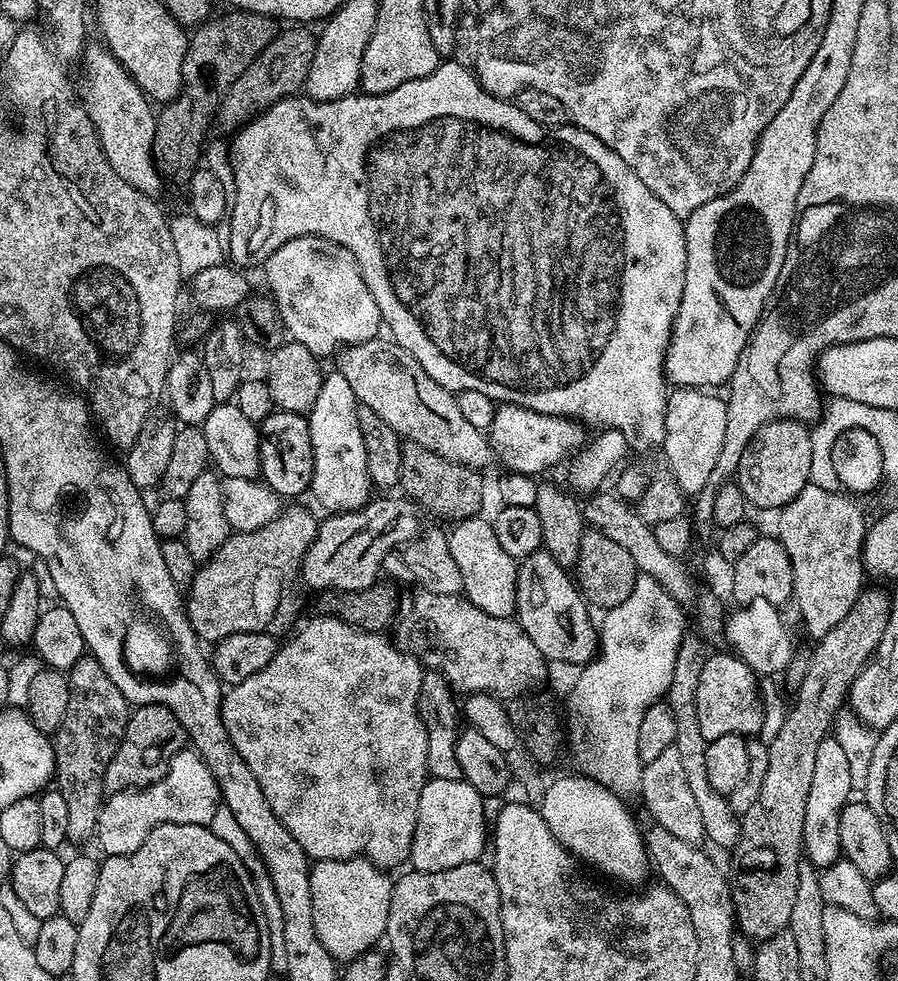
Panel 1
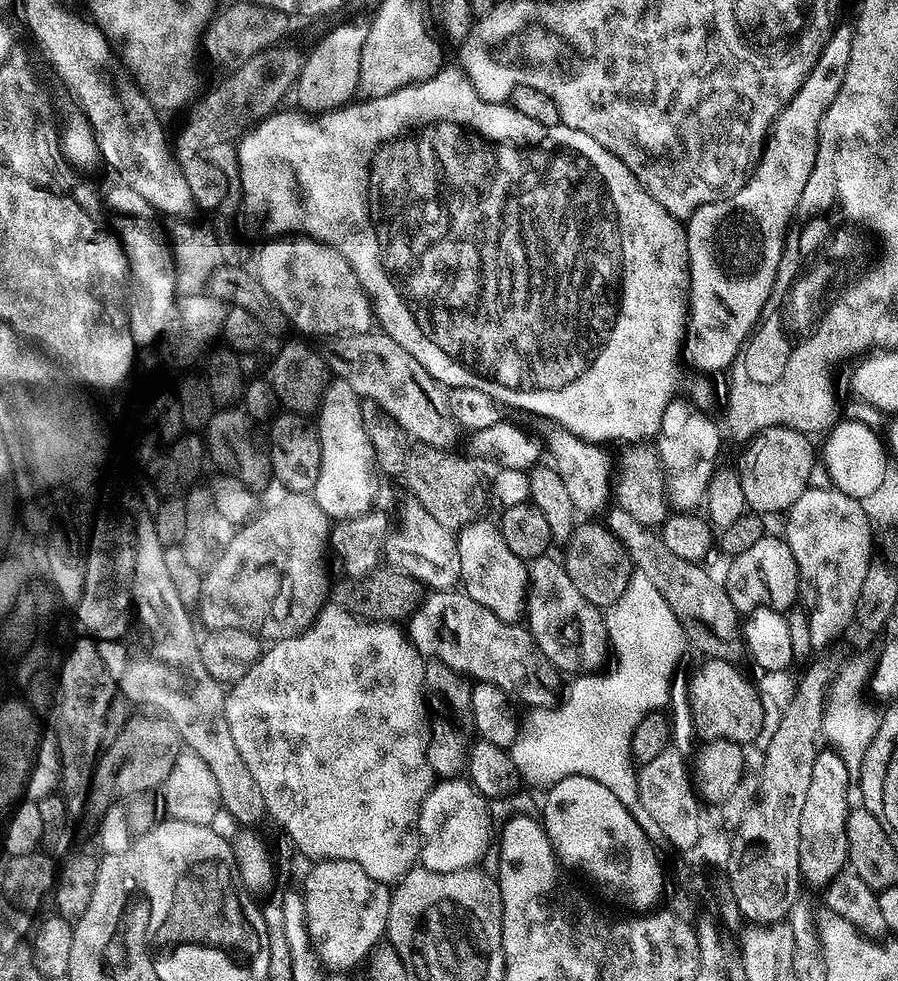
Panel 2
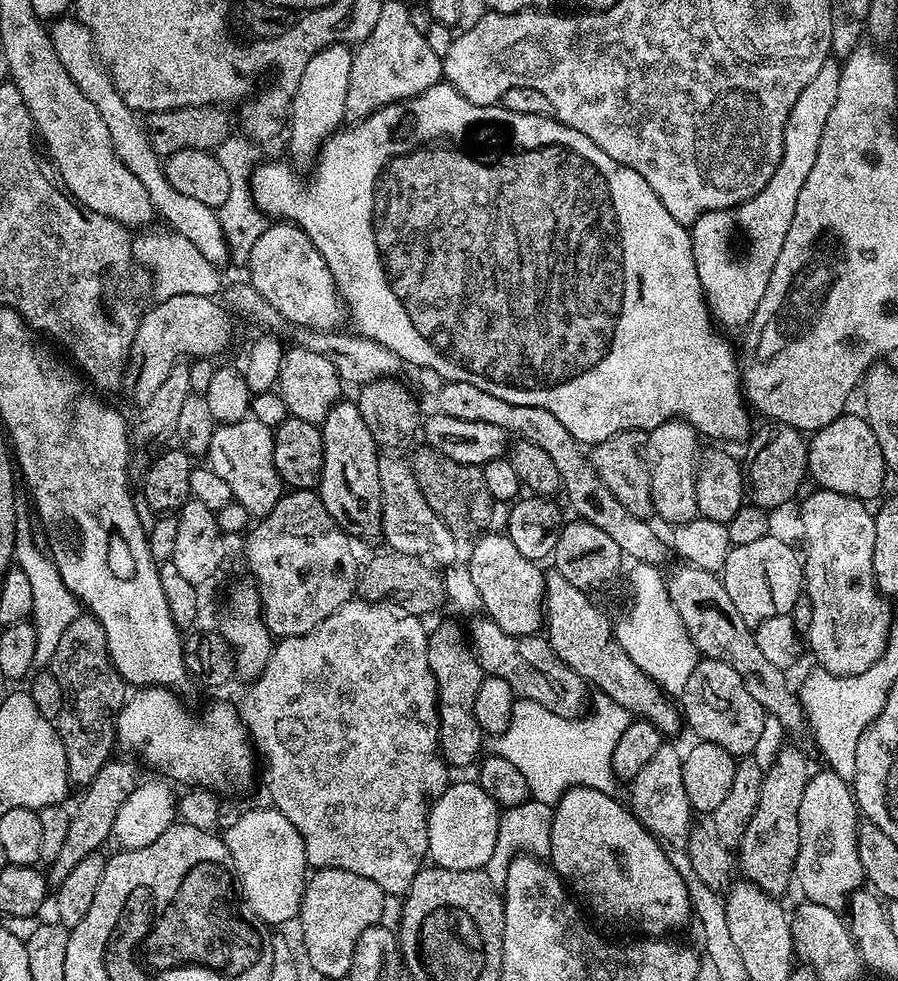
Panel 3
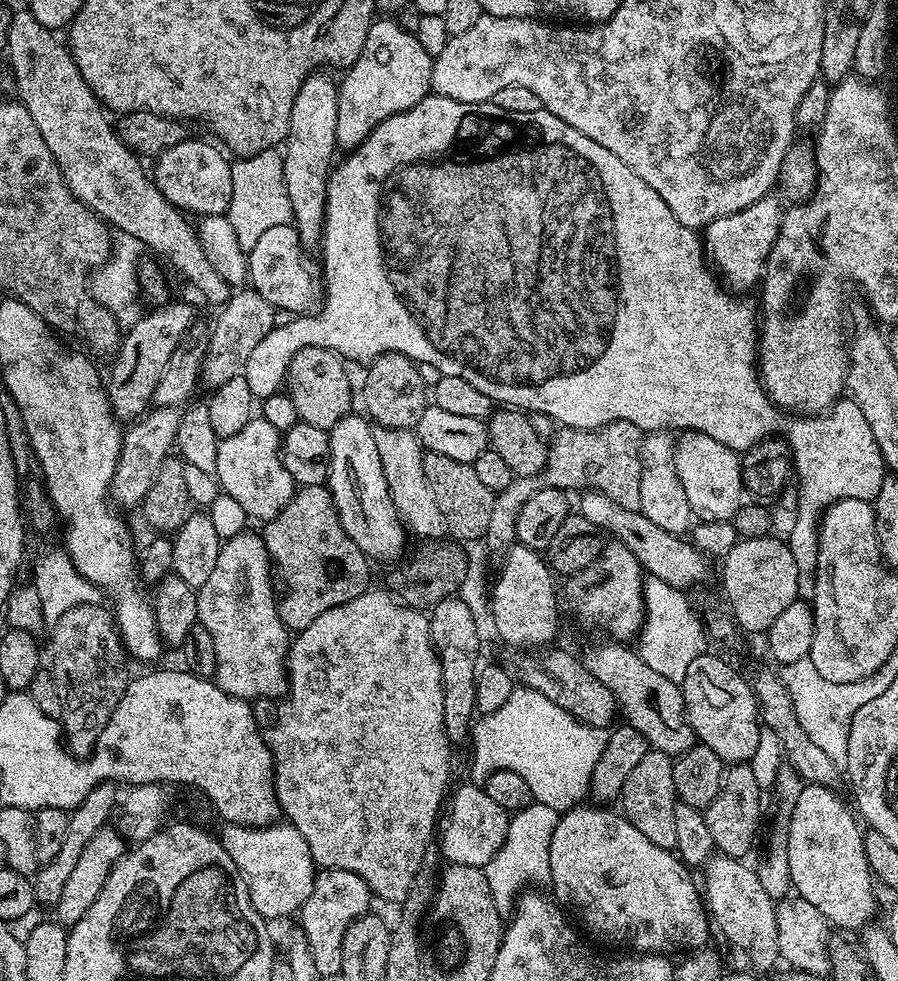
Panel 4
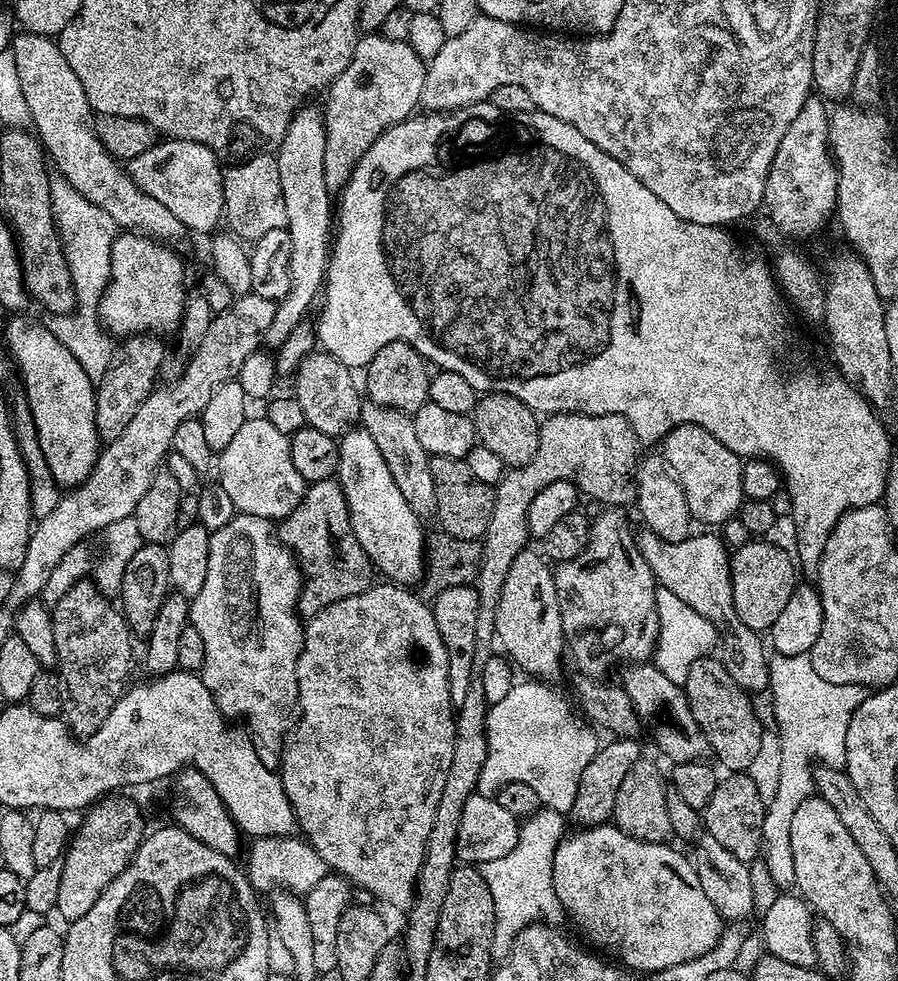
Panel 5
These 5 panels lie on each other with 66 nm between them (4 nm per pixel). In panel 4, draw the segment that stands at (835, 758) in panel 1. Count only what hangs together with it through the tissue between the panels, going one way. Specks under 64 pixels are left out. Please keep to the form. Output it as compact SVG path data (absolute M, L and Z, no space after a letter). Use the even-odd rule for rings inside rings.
M804 784L803 787L799 789L796 793L796 801L791 806L790 815L792 817L786 821L786 827L788 829L788 861L790 862L790 878L792 879L792 887L794 889L795 895L799 899L810 902L810 906L814 906L814 910L818 910L818 914L822 914L824 919L828 921L829 925L833 929L842 930L838 928L860 928L863 929L865 926L863 924L868 924L872 920L872 915L876 912L876 892L872 889L872 884L874 885L874 877L870 866L866 862L866 850L864 849L864 832L862 831L861 823L858 821L857 815L853 812L853 809L847 808L844 805L844 800L842 797L836 793L836 790L832 788L827 788L821 784Z

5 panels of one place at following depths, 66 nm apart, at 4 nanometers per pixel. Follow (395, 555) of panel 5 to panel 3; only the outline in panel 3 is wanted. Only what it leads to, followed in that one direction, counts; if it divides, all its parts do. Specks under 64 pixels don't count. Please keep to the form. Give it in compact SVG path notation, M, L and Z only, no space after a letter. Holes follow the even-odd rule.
M348 398L341 399L339 404L335 404L326 414L322 425L324 433L324 465L322 466L322 478L318 485L318 495L326 510L334 518L336 525L349 536L359 538L359 536L381 535L380 527L380 487L378 486L378 445L370 430L366 430L366 422L362 422L362 414L358 410L355 402Z

